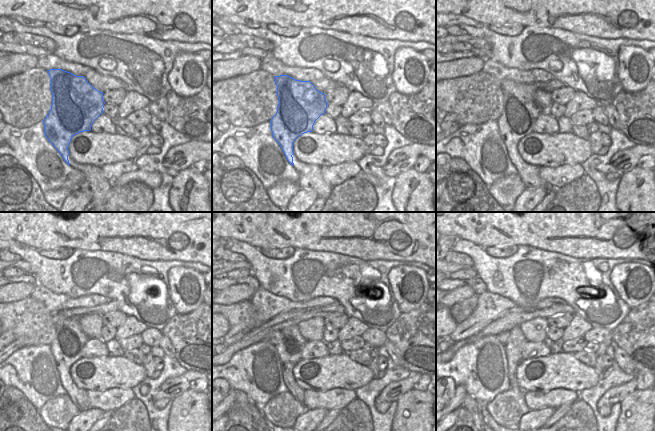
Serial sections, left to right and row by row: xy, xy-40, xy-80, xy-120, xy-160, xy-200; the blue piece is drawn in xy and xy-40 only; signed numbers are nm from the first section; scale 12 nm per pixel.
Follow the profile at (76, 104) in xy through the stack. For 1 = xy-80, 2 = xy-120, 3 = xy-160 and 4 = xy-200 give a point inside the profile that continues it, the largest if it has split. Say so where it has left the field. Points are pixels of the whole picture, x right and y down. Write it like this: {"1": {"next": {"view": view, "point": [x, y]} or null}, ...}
{"1": {"next": {"view": "xy-80", "point": [520, 112]}}, "2": {"next": {"view": "xy-120", "point": [66, 348]}}, "3": {"next": {"view": "xy-160", "point": [290, 347]}}, "4": {"next": {"view": "xy-200", "point": [516, 339]}}}

